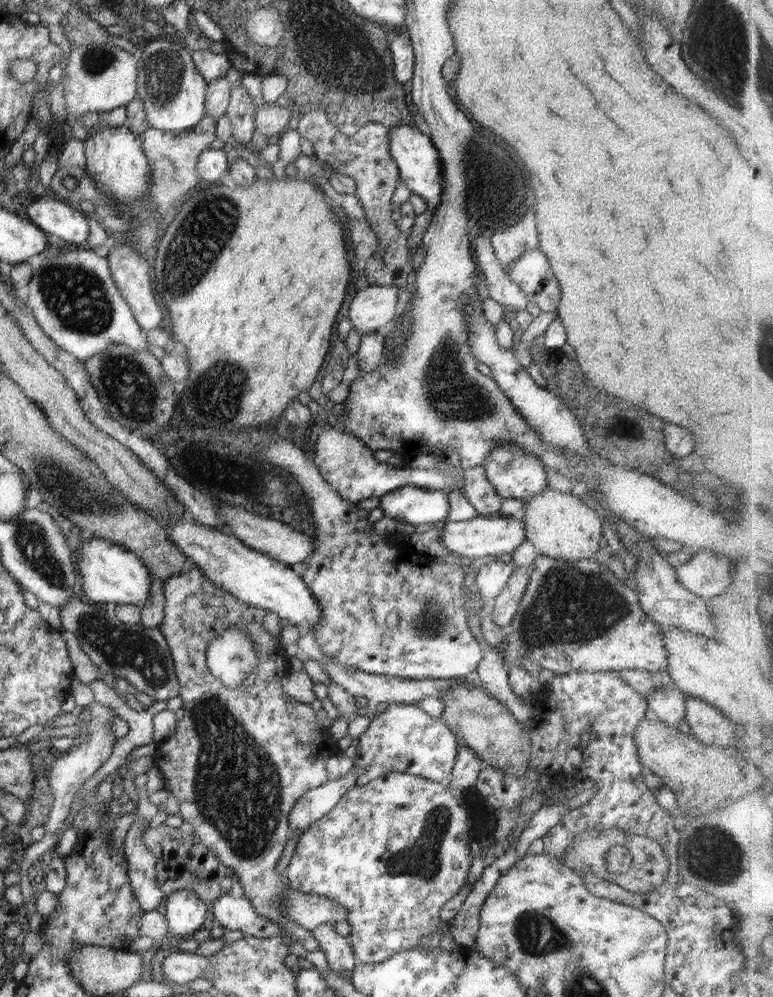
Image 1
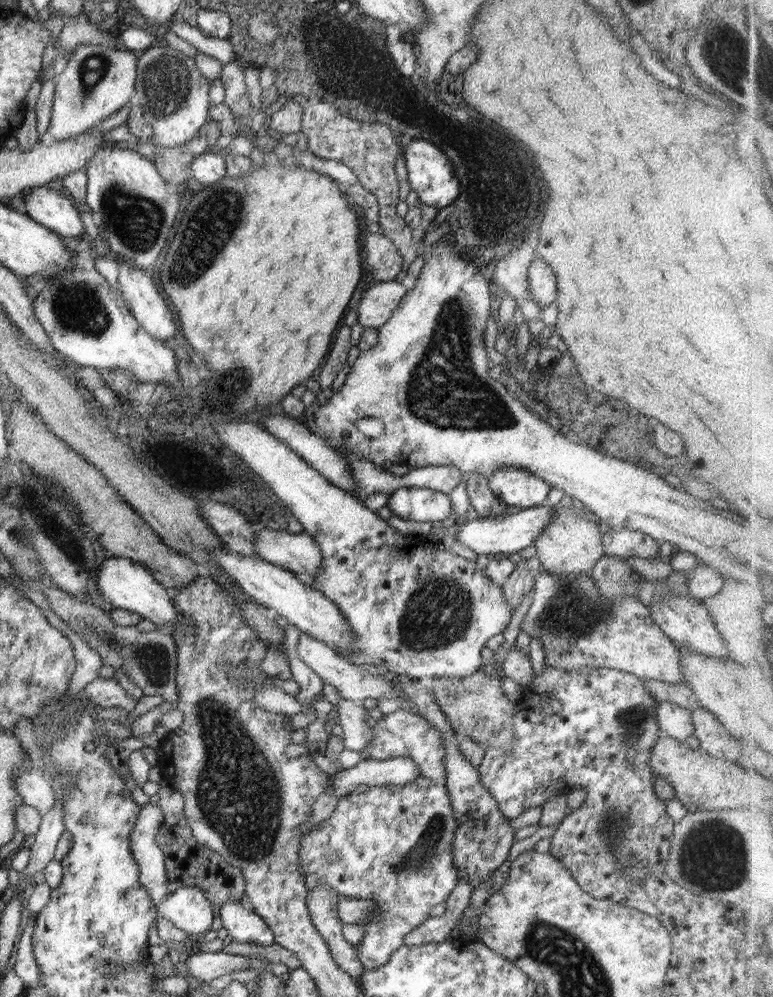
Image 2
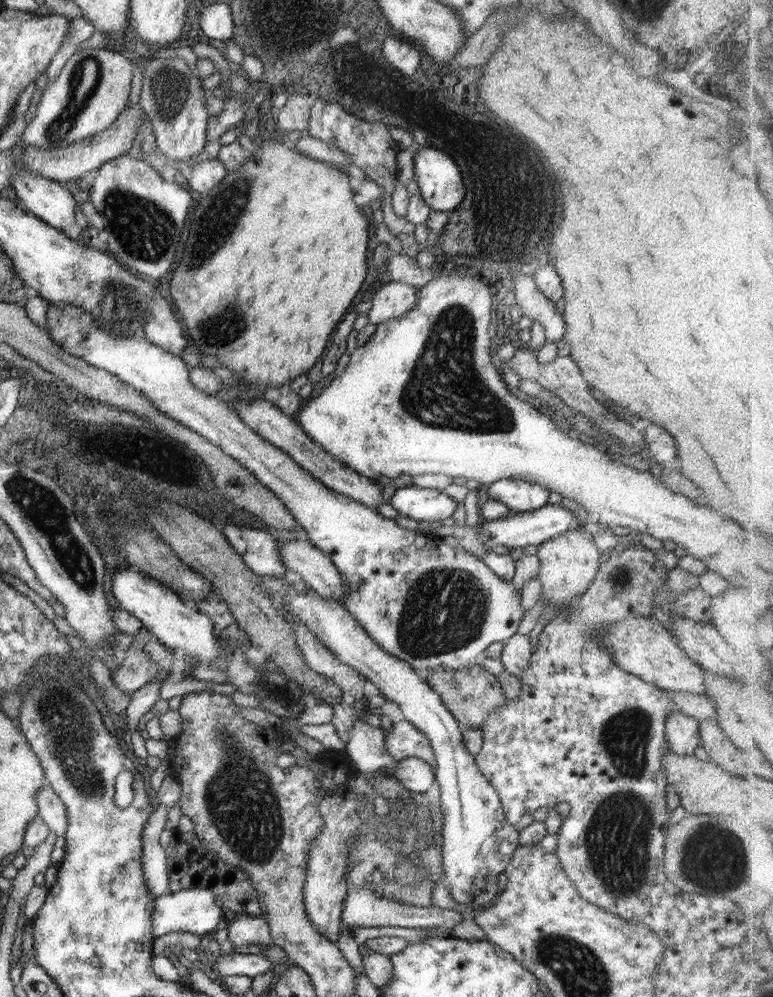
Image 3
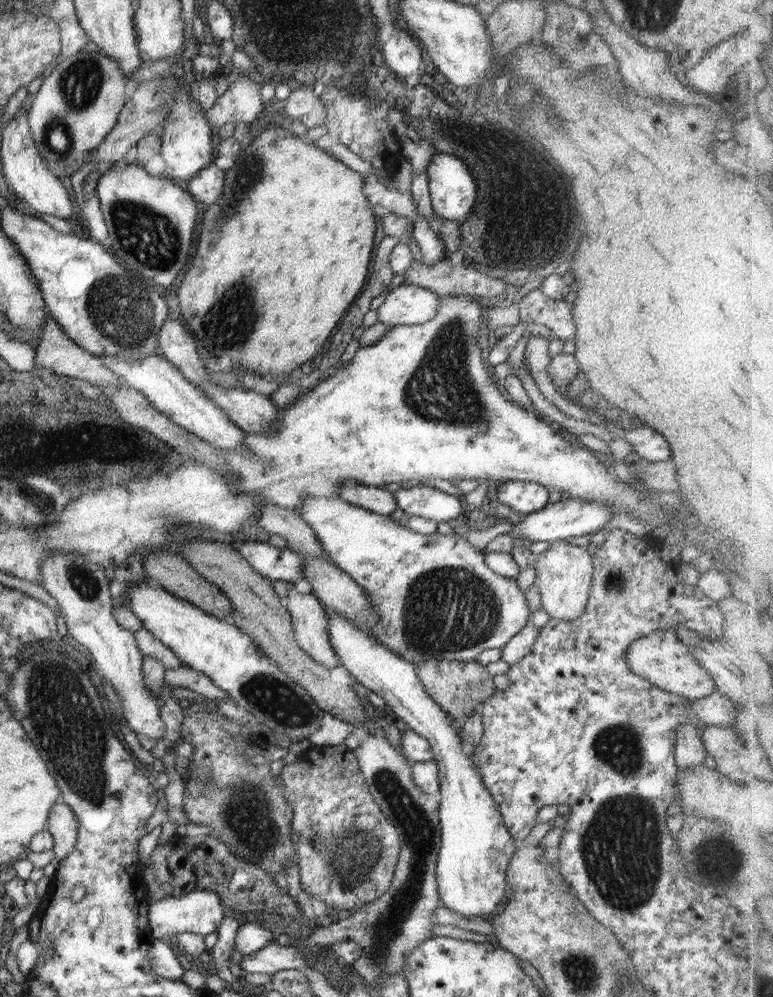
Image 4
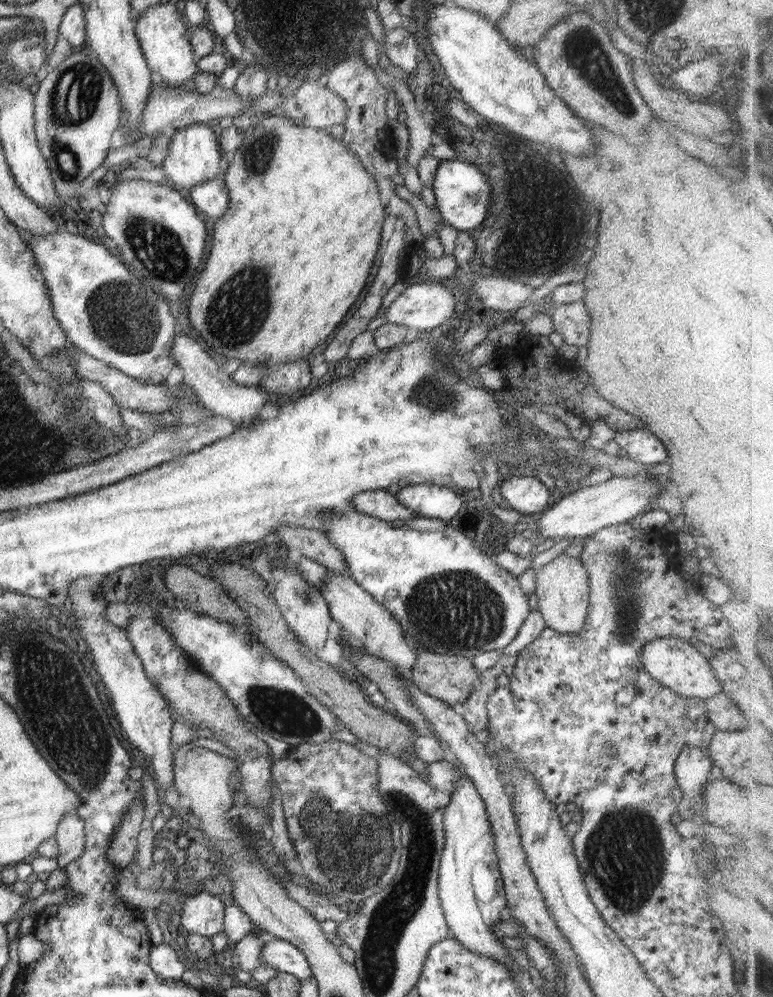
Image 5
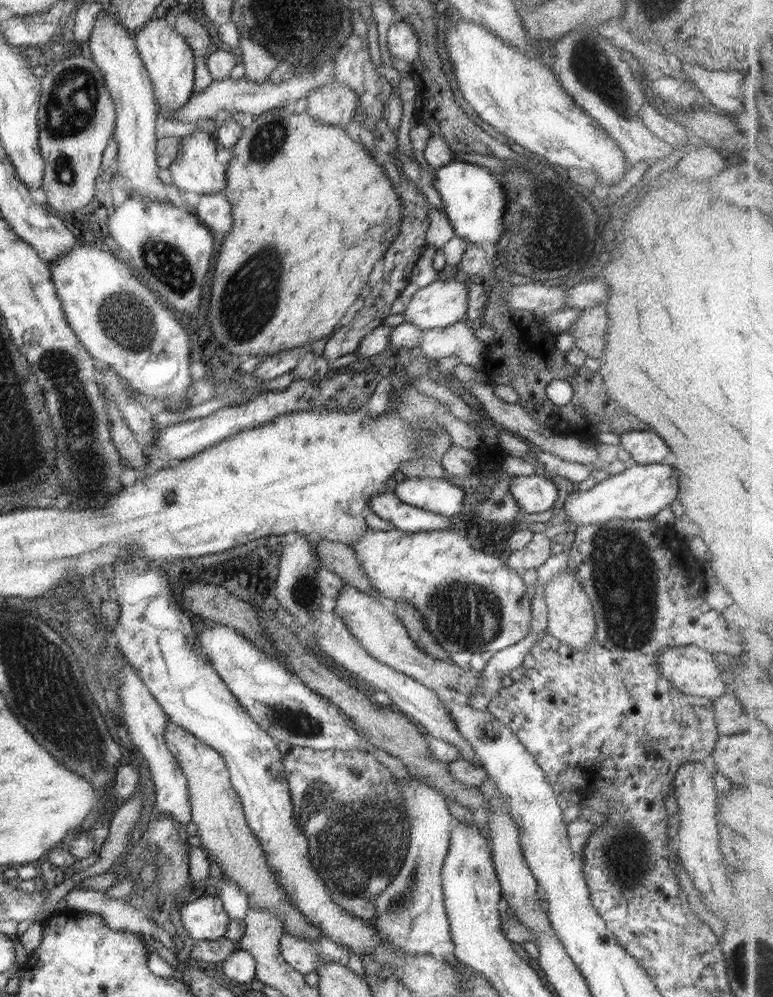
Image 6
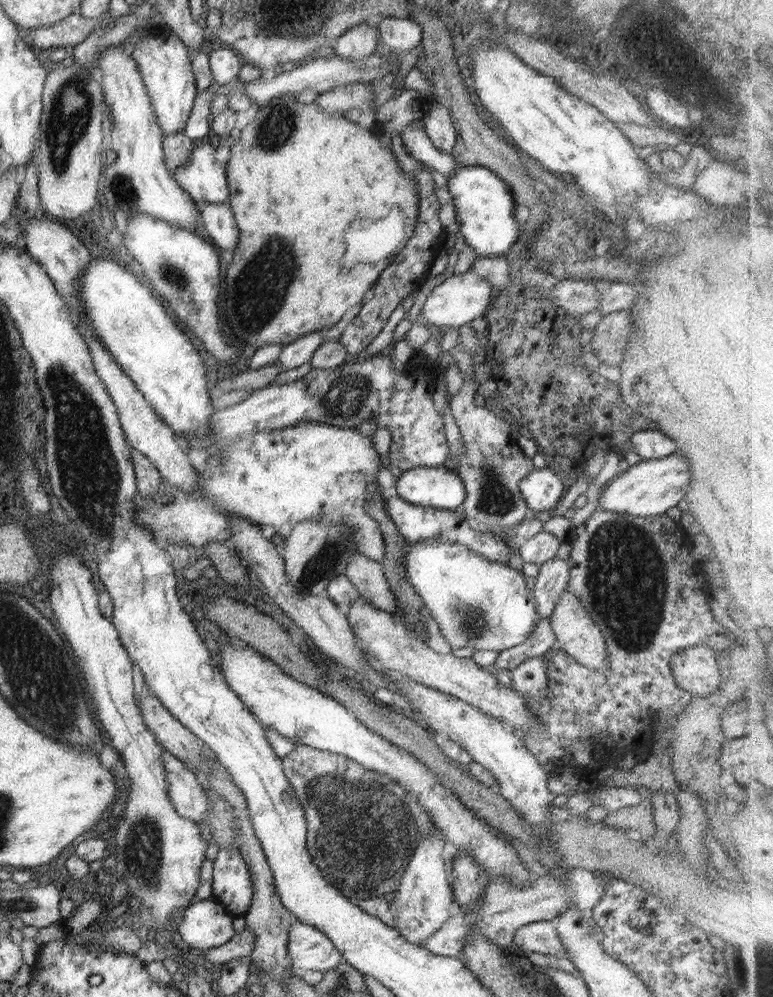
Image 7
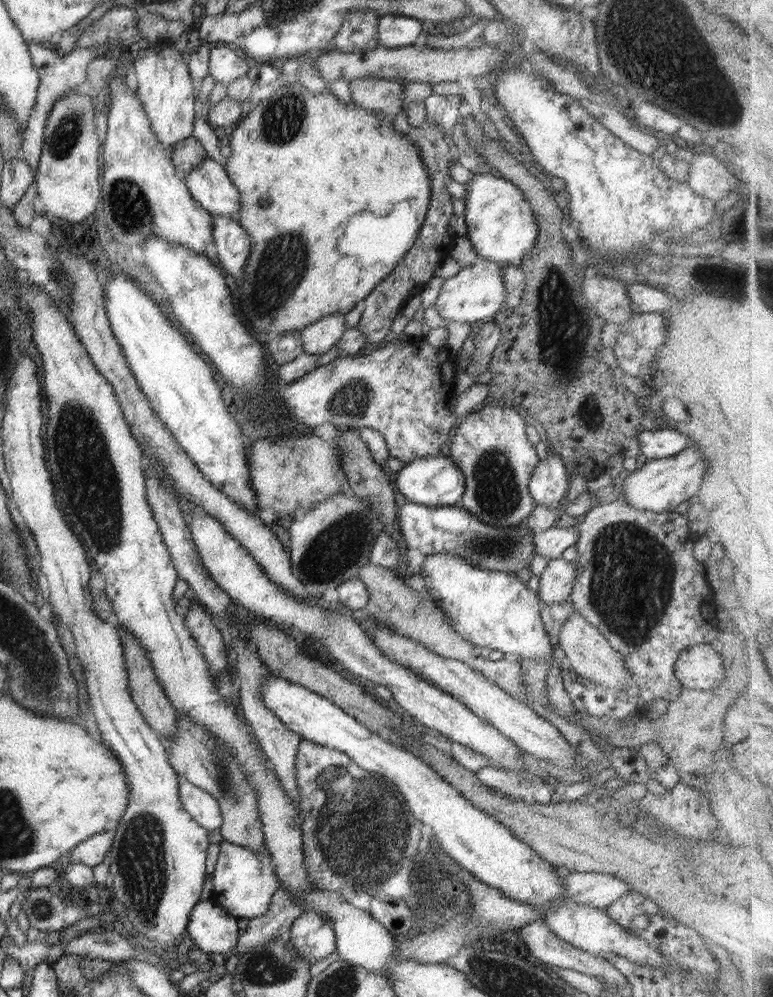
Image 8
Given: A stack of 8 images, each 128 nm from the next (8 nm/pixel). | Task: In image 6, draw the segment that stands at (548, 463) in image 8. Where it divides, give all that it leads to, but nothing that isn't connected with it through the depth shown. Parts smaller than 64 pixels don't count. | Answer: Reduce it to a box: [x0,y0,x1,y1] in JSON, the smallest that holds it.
[509,474,558,514]

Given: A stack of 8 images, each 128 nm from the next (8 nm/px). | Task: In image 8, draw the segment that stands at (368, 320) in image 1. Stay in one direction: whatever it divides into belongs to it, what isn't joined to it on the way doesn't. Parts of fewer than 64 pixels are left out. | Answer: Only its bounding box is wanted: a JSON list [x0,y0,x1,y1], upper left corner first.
[434,256,506,325]

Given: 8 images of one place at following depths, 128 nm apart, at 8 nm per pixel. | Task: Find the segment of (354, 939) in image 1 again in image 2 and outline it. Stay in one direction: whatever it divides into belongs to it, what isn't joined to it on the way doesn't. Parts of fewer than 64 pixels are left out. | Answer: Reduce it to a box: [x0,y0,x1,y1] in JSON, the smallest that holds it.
[299,775,459,969]

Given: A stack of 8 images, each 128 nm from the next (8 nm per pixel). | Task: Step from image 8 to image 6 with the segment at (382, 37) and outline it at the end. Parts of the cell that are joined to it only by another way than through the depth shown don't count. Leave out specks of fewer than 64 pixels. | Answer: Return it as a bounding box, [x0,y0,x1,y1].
[387,18,419,63]

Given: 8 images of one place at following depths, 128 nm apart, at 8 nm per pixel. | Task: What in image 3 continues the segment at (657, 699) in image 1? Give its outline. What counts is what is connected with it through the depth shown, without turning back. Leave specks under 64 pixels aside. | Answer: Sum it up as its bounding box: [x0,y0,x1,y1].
[665,711,701,755]

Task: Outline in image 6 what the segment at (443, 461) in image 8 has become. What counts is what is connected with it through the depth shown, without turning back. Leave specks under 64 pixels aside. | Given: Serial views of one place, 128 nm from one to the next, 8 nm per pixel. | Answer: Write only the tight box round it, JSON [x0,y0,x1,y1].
[394,477,464,518]

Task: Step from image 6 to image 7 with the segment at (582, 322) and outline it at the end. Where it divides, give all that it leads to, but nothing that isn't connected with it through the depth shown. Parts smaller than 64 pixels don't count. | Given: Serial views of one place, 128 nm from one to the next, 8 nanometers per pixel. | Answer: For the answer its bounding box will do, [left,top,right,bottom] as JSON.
[589,309,634,366]

